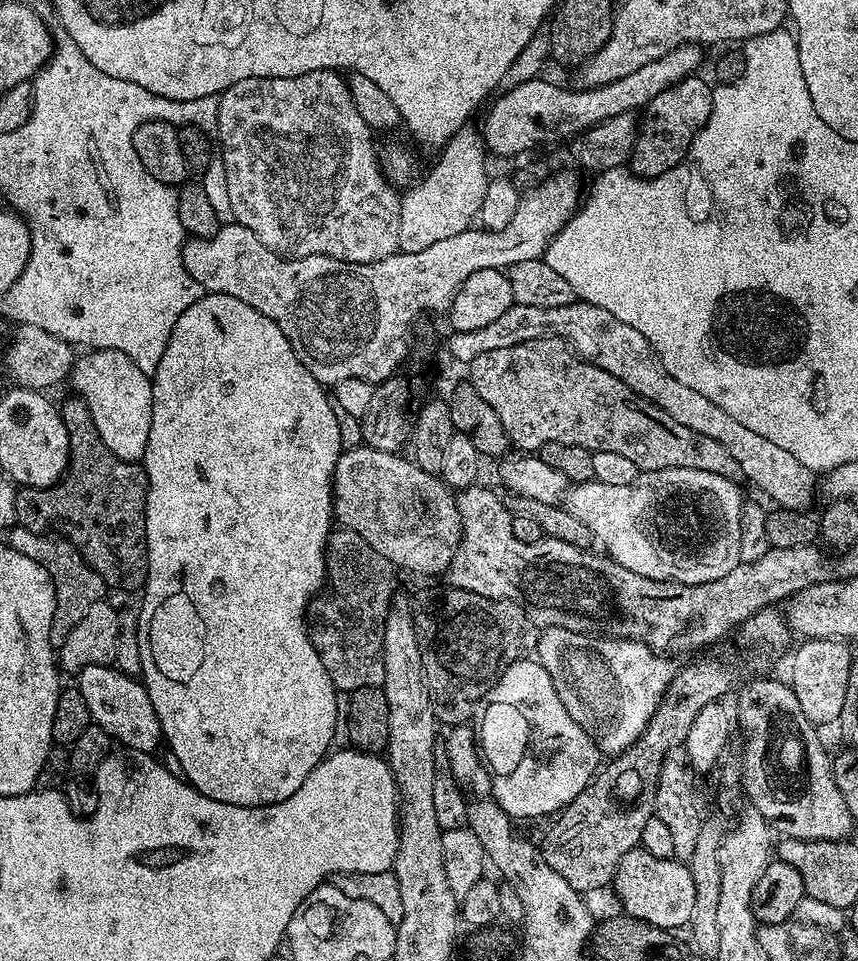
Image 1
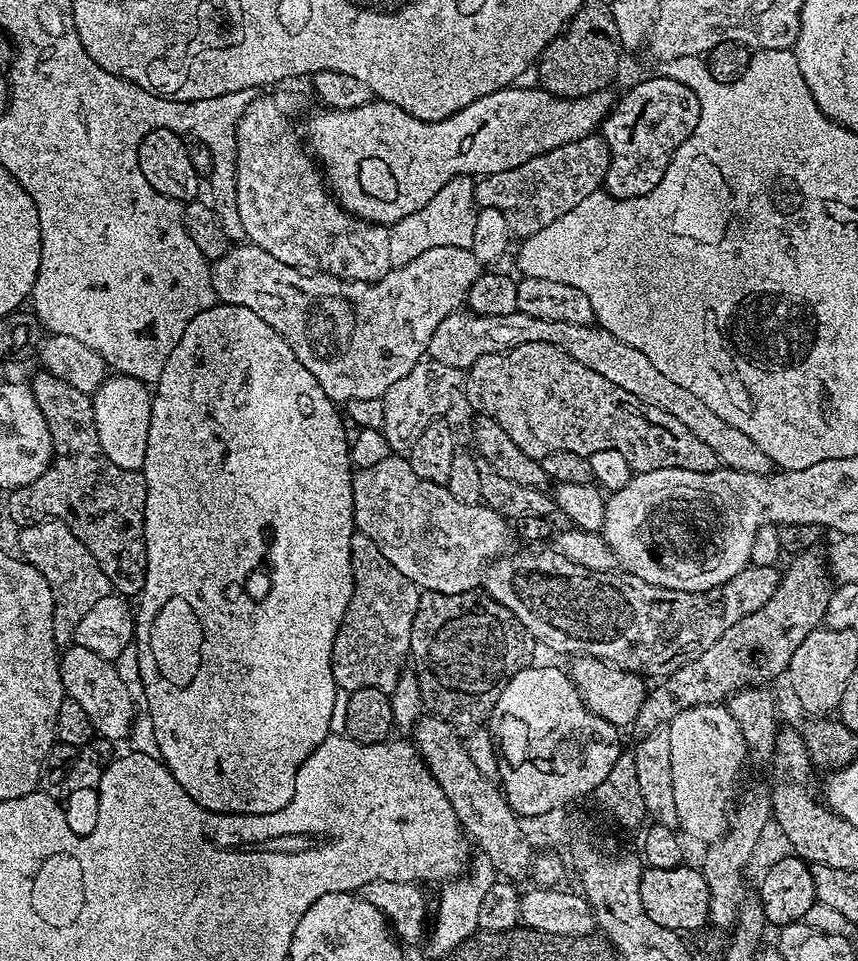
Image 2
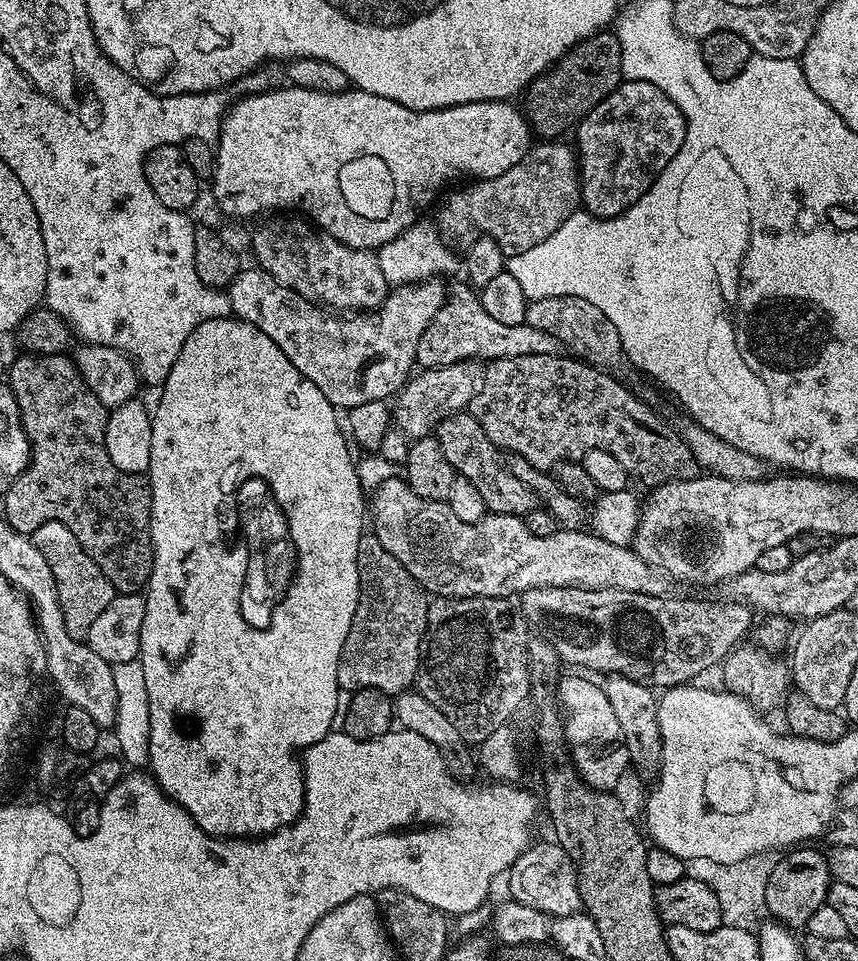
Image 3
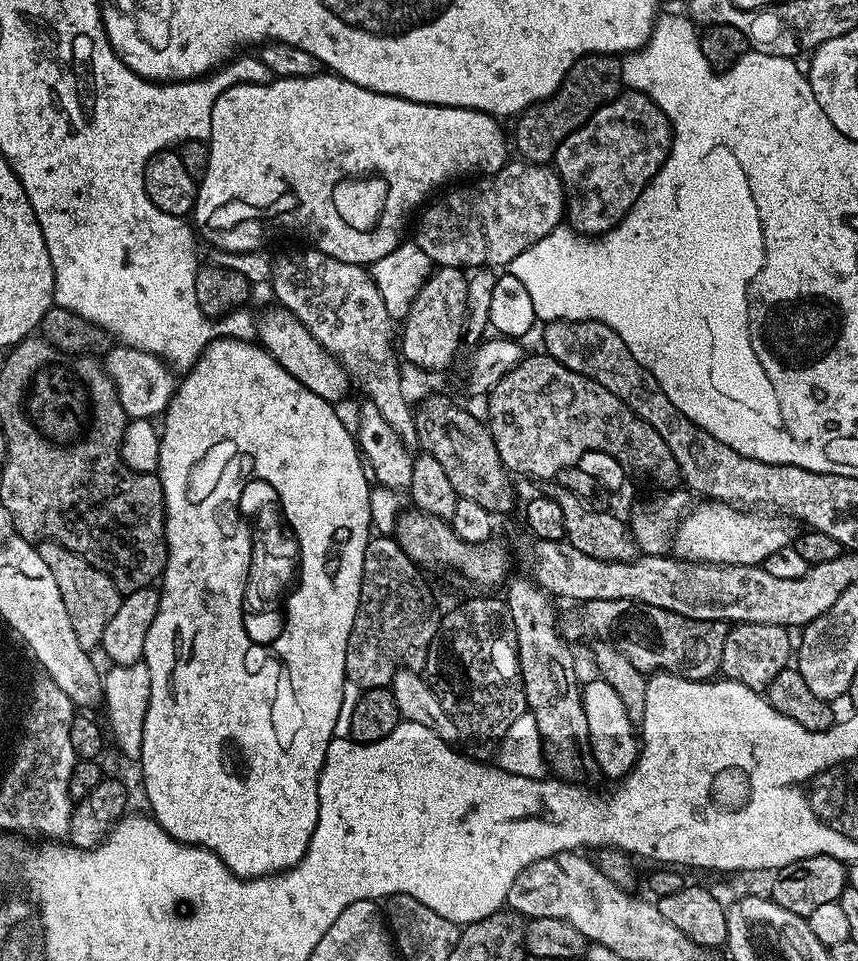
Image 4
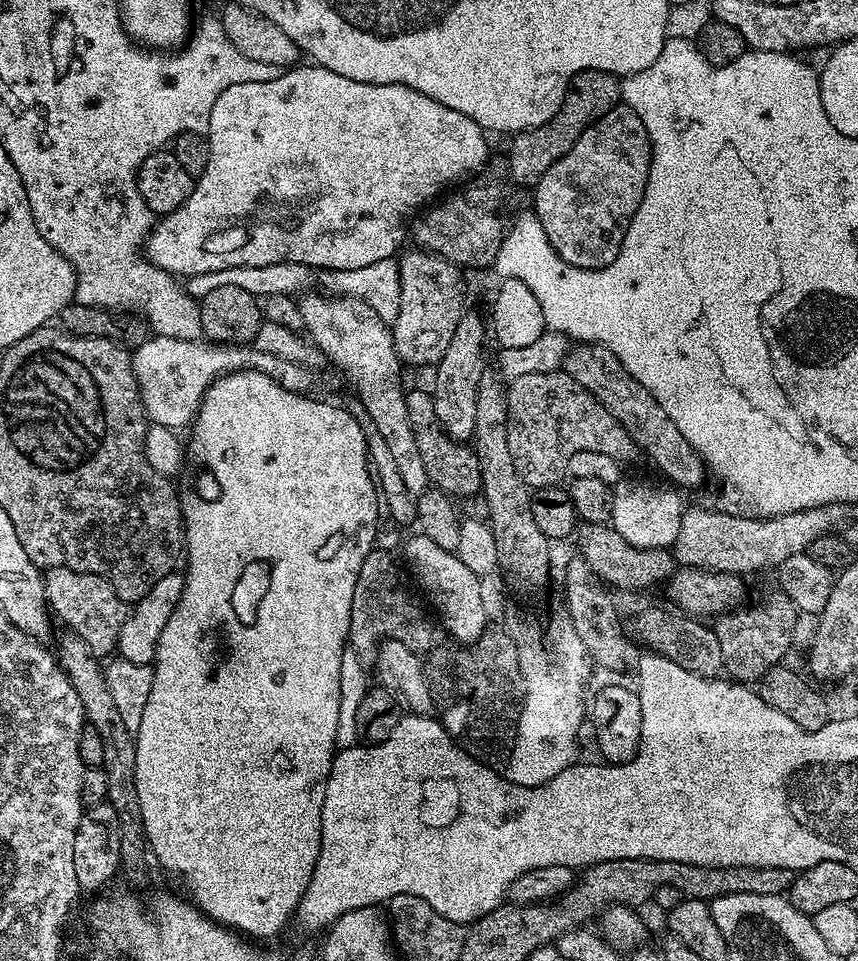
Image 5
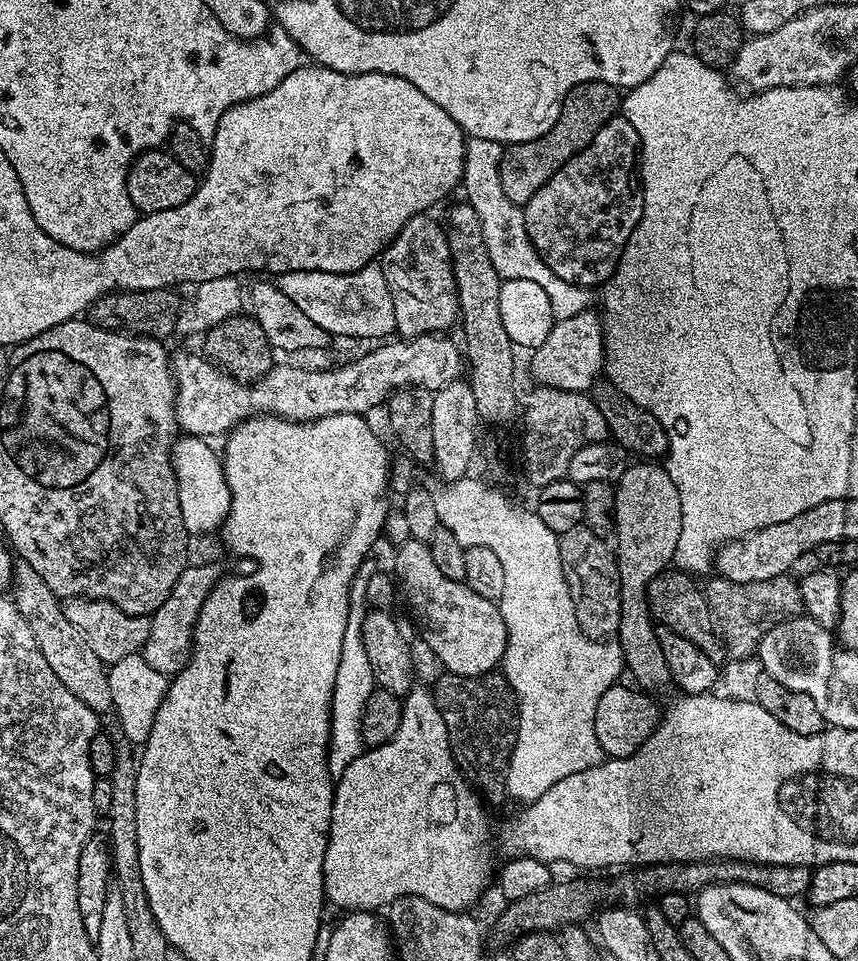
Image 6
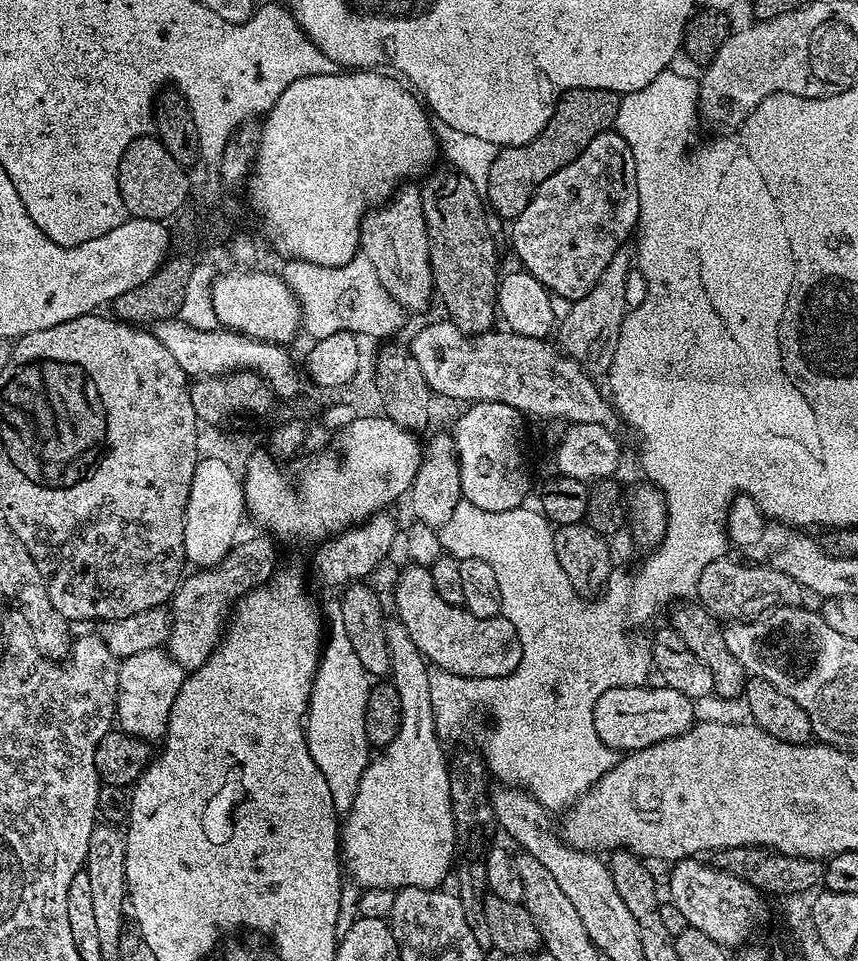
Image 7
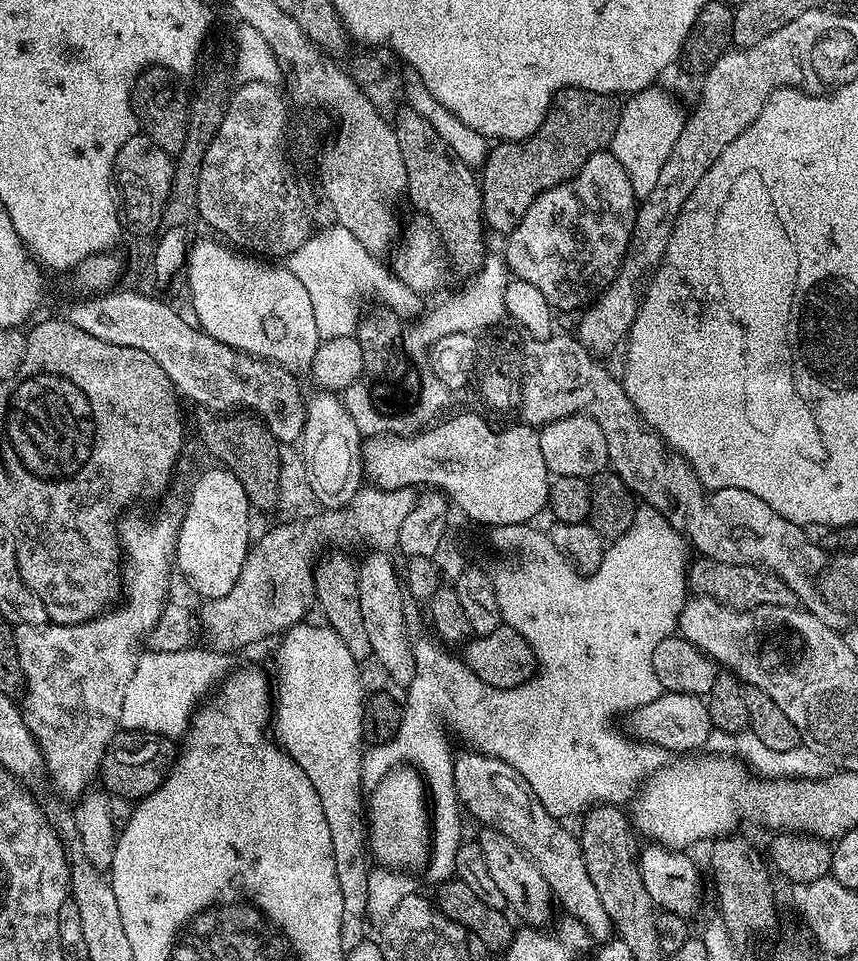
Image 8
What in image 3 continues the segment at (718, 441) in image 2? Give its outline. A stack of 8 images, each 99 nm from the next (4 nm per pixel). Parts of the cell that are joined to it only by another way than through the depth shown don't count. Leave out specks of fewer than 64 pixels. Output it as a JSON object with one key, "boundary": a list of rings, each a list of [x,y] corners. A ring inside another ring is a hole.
{"boundary":[[[461,282],[447,289],[444,304],[434,314],[430,326],[426,326],[426,334],[418,342],[416,364],[421,369],[441,368],[463,360],[479,360],[491,362],[502,358],[518,358],[526,354],[561,355],[562,345],[558,338],[536,330],[527,322],[518,326],[506,326],[495,318],[490,318],[486,310],[482,310],[482,302],[474,291],[473,285]]]}

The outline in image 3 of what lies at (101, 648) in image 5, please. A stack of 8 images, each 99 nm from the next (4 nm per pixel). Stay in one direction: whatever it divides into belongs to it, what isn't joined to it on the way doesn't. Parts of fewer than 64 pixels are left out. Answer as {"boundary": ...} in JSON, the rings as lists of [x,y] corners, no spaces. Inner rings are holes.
{"boundary":[[[51,520],[38,526],[38,530],[31,532],[30,537],[34,546],[45,555],[51,573],[54,574],[58,602],[61,603],[62,617],[65,619],[69,636],[76,640],[87,641],[90,625],[117,596],[116,587],[112,585],[110,578],[106,578],[106,574],[102,574],[102,570],[98,570],[94,558],[90,558],[86,550],[82,550],[82,542],[74,538],[70,526],[66,526],[61,520]]]}

